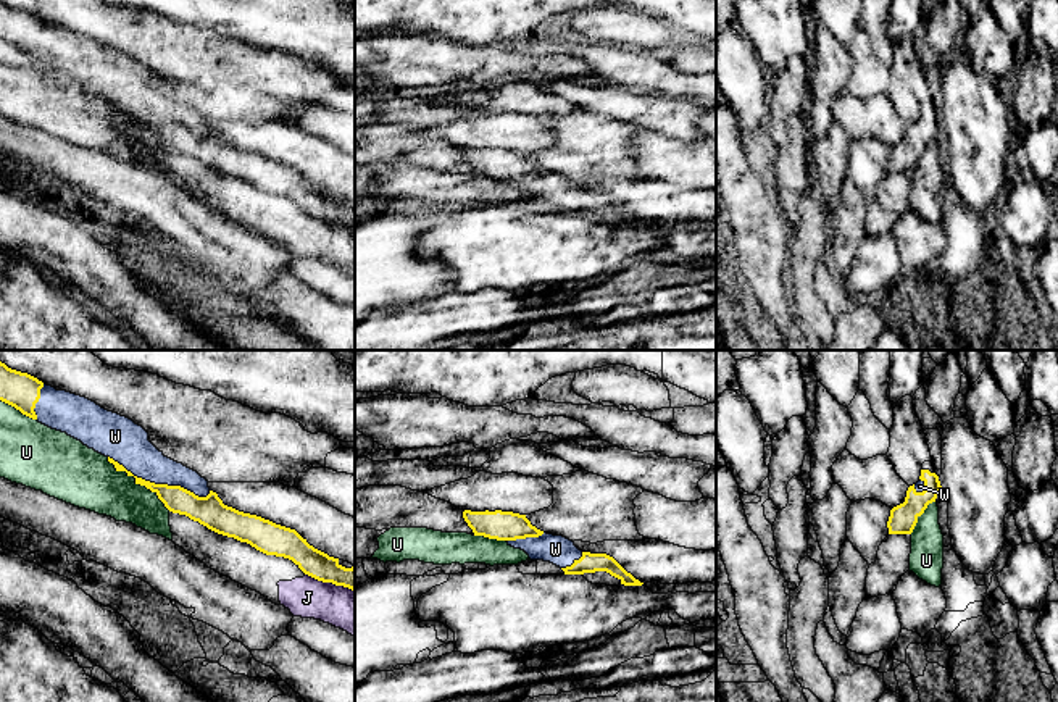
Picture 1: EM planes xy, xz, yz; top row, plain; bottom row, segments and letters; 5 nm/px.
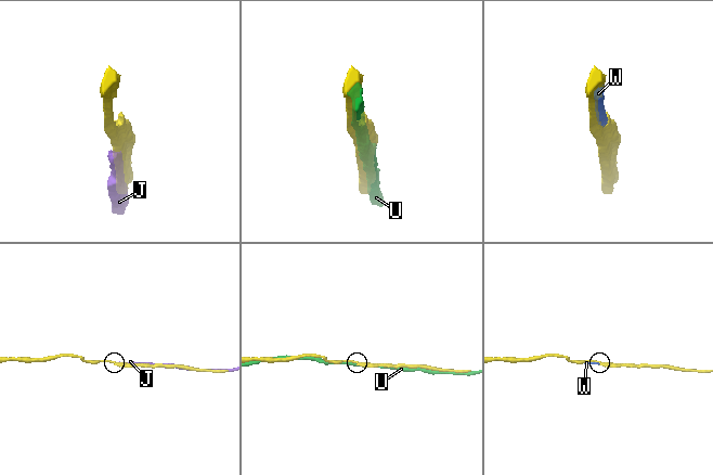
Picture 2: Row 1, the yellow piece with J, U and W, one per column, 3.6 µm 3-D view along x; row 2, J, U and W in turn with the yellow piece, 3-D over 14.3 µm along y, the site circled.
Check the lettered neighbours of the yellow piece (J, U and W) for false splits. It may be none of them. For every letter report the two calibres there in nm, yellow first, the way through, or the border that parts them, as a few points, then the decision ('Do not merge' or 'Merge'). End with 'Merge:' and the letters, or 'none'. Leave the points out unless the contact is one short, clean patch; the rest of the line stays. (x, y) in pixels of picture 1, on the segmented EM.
J: Thickness 140 nm (yellow) against 200 nm. Do not merge
U: Thickness 140 nm (yellow) against 280 nm. Do not merge
W: Thickness 140 nm (yellow) against 200 nm. Merge
Merge: W

